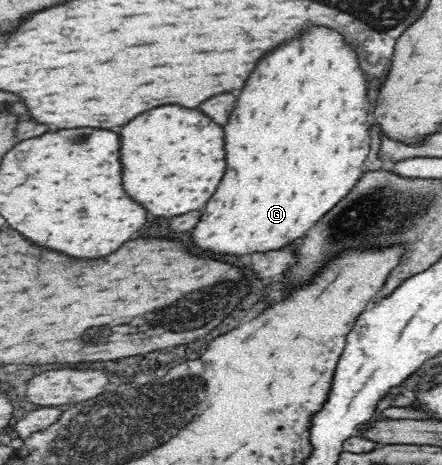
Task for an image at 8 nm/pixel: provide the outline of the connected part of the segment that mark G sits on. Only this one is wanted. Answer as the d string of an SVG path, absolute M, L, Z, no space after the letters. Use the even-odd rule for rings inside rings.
M308 27L308 31L302 37L306 37L306 39L296 37L292 41L286 41L280 47L276 47L276 51L270 51L268 55L264 55L264 59L260 59L260 63L254 67L252 75L248 77L248 83L240 91L240 95L236 99L236 107L234 107L228 123L224 125L228 169L226 169L224 179L220 181L220 187L208 201L208 205L200 217L200 223L192 231L194 245L200 251L206 251L208 255L248 255L248 253L256 253L256 251L271 252L283 248L288 243L296 241L298 237L302 237L316 223L316 219L324 217L338 201L342 201L352 191L356 181L362 177L362 163L366 161L366 155L370 151L370 133L368 133L370 103L368 103L368 83L366 83L364 71L360 71L358 55L352 47L348 47L344 43L344 37L340 33L336 33L328 27Z

